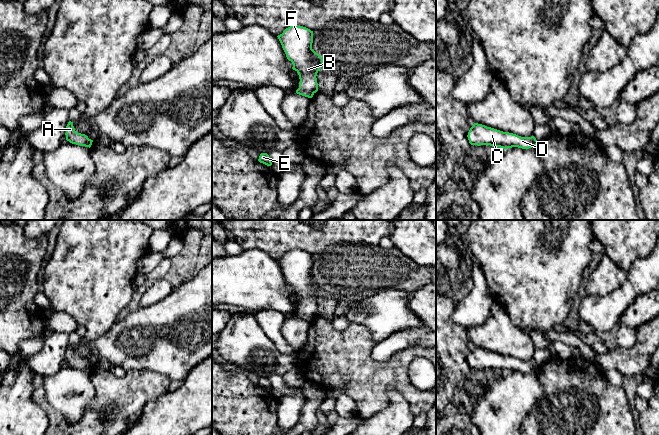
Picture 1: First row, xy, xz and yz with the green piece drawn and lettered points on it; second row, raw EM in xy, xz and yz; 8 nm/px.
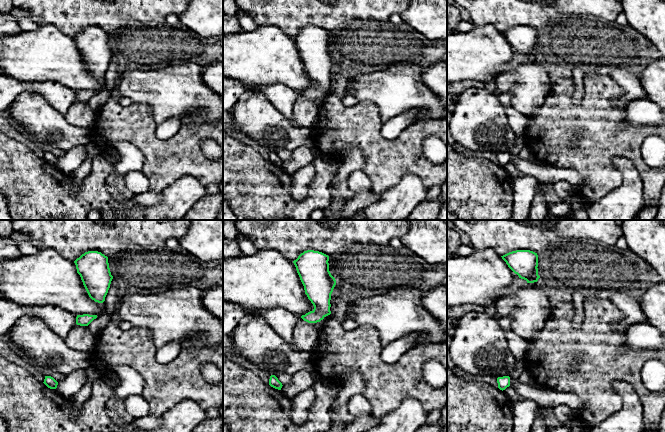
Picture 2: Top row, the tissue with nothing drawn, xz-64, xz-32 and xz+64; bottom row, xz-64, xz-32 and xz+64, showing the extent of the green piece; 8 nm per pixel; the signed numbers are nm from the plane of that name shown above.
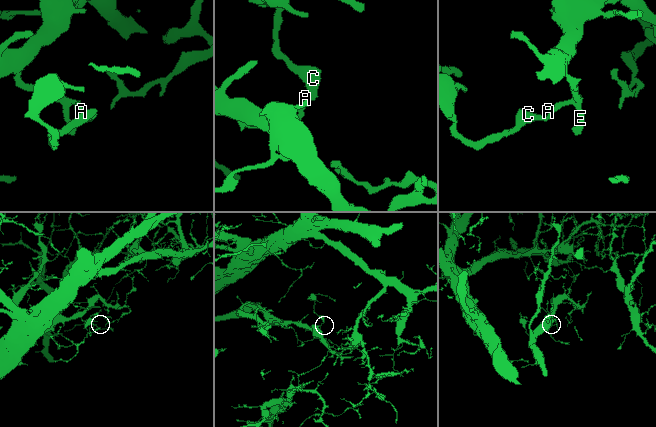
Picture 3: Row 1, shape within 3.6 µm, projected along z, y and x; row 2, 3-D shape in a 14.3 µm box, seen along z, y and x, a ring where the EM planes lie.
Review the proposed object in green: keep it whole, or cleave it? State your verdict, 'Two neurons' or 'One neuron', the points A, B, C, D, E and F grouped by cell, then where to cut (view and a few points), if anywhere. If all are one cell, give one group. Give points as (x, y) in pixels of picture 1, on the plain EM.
One neuron. Groups: A B C D E F. No split

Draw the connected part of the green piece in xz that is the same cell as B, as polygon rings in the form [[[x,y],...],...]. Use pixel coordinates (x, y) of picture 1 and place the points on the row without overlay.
[[[290,250],[282,258],[277,260],[289,285],[292,286],[292,293],[295,294],[300,303],[299,312],[296,317],[312,322],[318,315],[317,297],[323,290],[323,282],[312,273],[313,255],[303,250]]]

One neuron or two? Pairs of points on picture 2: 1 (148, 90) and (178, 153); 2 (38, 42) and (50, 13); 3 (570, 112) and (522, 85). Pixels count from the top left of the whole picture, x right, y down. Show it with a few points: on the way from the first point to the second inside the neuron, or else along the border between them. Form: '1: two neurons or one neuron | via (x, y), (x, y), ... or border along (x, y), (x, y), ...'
1: two neurons | border along (144, 104), (151, 109), (152, 118), (157, 124)
2: two neurons | border along (39, 24), (54, 24), (67, 35)
3: two neurons | border along (552, 86), (545, 101), (530, 116)

